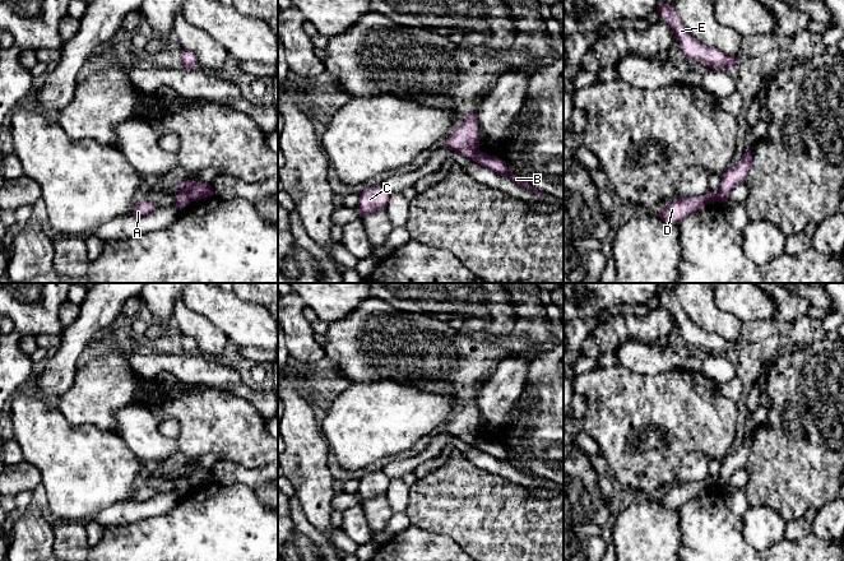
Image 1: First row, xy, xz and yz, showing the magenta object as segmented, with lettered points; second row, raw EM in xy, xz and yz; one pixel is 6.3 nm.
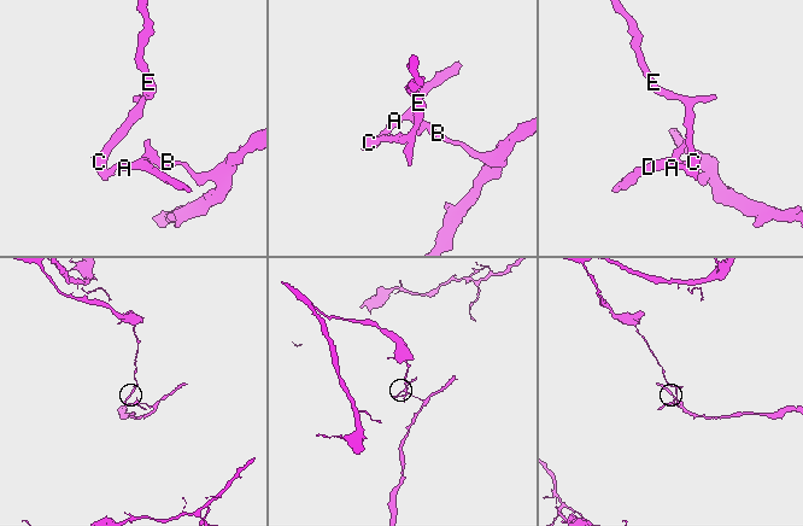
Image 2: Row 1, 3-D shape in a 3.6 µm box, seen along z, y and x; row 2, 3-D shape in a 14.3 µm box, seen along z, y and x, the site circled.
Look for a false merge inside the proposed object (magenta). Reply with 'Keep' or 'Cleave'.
Cleave

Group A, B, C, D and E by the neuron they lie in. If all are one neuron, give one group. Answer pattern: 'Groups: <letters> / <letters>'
Groups: A C D E / B

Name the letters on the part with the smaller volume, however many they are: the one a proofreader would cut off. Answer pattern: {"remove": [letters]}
{"remove": ["B"]}

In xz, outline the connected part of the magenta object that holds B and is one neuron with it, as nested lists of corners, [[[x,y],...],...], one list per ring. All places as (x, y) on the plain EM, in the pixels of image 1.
[[[478,436],[476,441],[473,442],[473,446],[477,448],[479,451],[483,451],[486,454],[490,454],[491,456],[496,458],[497,460],[502,463],[510,463],[514,465],[516,469],[523,472],[524,474],[532,477],[537,482],[548,482],[544,478],[538,477],[537,474],[532,473],[529,469],[523,467],[519,462],[513,460],[505,449],[505,446],[500,445],[498,442],[490,441],[484,437]]]

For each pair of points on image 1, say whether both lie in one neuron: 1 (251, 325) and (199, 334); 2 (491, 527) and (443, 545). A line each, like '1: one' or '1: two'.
1: two
2: two

